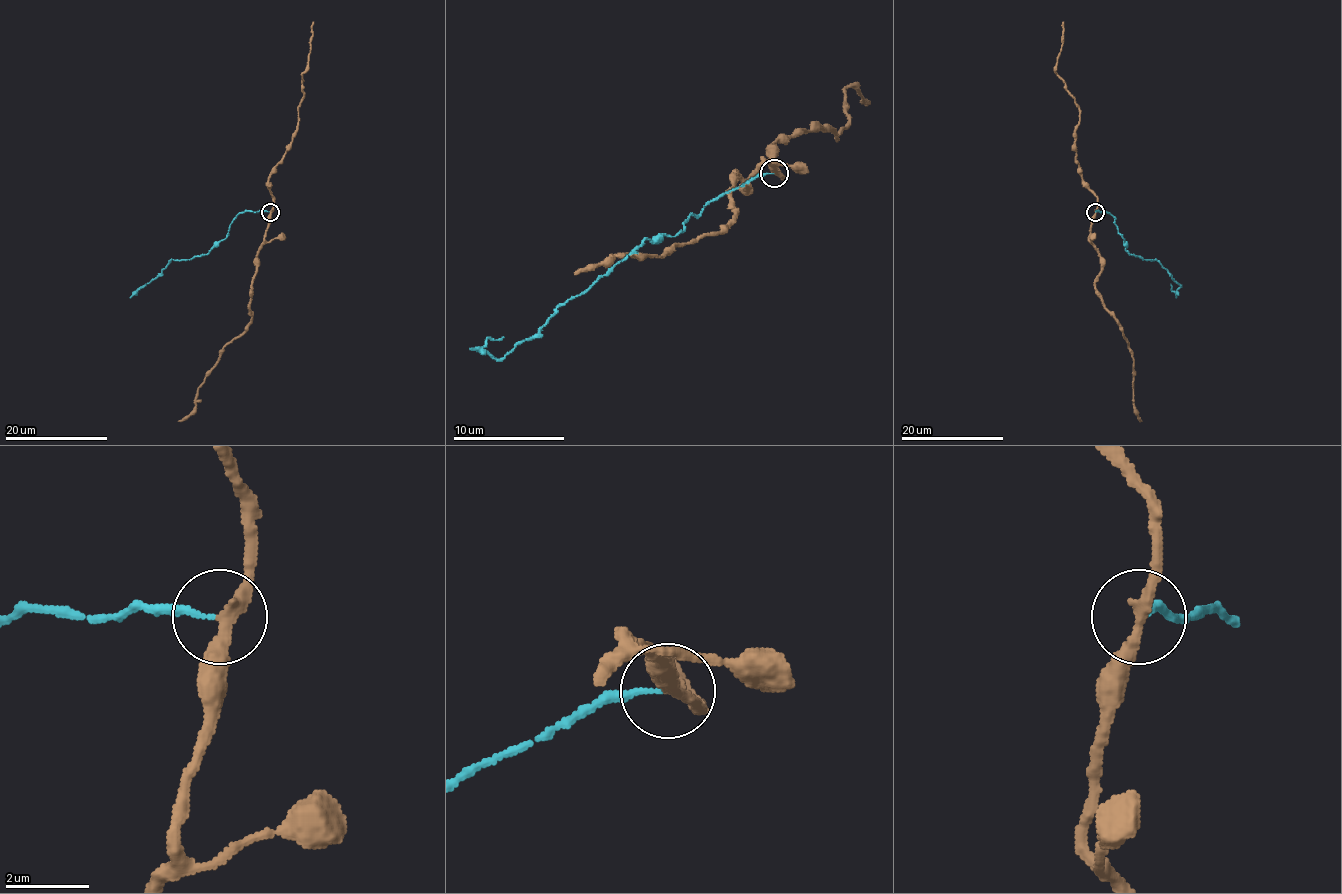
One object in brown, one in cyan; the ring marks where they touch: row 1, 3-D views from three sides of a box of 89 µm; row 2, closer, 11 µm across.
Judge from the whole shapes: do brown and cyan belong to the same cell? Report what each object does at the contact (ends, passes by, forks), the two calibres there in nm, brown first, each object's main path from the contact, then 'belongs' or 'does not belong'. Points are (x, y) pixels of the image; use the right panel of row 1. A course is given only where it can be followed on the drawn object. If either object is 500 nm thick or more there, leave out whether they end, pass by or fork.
brown passes by; cyan ends there; 280 nm thick on the brown side, 140 nm on the other; brown runs (1096, 211), (1089, 242), (1098, 254), (1101, 273), (1094, 290), (1123, 332), (1133, 356), (1133, 408), (1142, 421); cyan runs (1096, 211), (1109, 213), (1115, 219), (1129, 254), (1156, 260), (1180, 286), (1175, 291), (1170, 283); does not belong

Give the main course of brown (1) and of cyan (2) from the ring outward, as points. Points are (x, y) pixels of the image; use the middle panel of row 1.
1: (775, 174), (764, 160), (744, 185), (736, 171), (733, 216), (716, 233), (666, 255), (613, 255), (574, 275)
2: (772, 174), (758, 174), (708, 202), (674, 235), (655, 235), (501, 359), (487, 347), (504, 336)

